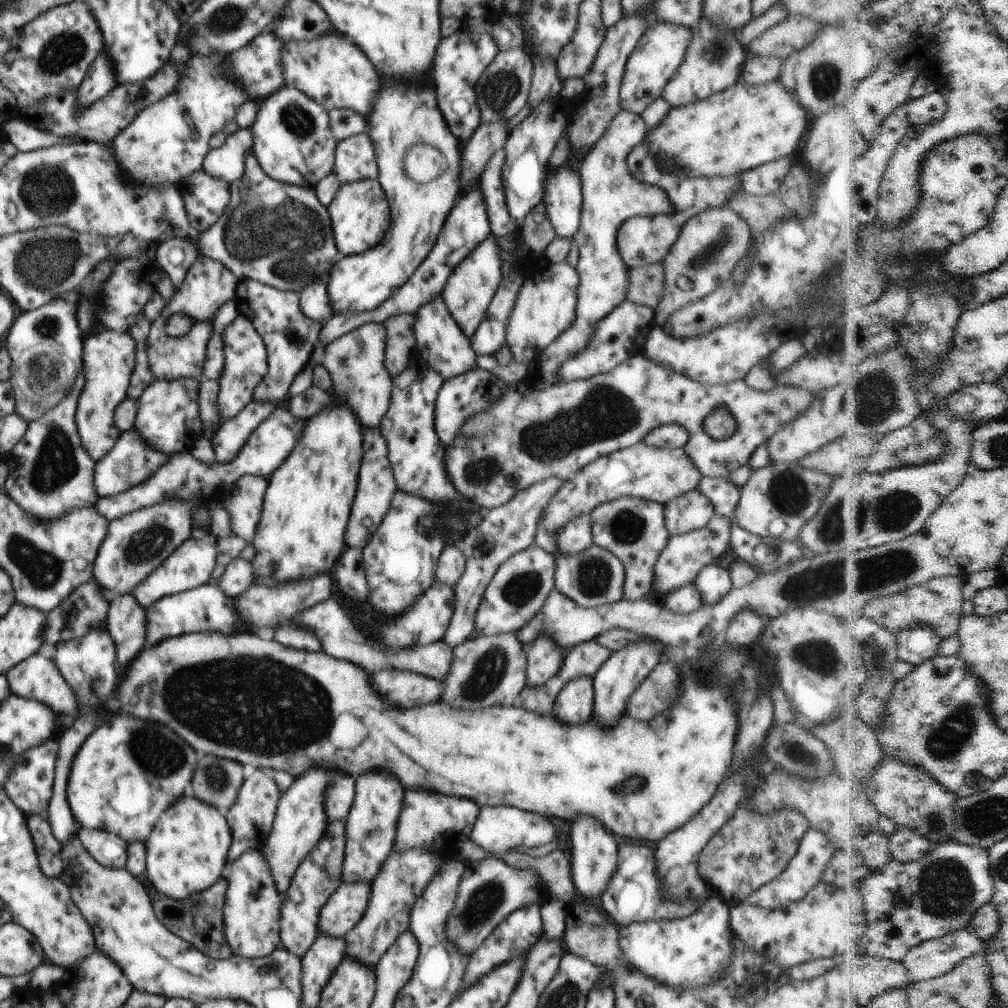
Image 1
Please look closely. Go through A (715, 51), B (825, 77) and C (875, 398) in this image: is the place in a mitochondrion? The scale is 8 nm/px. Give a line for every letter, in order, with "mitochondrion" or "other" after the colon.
A: mitochondrion
B: mitochondrion
C: mitochondrion

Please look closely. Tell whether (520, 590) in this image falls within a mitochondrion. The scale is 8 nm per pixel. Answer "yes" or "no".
yes

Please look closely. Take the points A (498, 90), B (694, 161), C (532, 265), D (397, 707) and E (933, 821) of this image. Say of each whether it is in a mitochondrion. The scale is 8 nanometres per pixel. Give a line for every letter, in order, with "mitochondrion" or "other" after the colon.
A: mitochondrion
B: other
C: other
D: other
E: mitochondrion

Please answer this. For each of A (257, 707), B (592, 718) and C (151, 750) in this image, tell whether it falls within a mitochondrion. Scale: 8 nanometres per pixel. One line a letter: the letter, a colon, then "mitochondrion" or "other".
A: mitochondrion
B: other
C: mitochondrion

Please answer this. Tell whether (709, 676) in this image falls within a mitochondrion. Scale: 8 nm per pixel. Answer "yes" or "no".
yes

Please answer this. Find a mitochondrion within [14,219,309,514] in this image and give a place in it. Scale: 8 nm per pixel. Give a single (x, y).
(55, 466)

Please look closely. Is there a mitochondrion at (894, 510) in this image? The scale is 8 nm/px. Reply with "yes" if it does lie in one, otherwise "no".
yes

